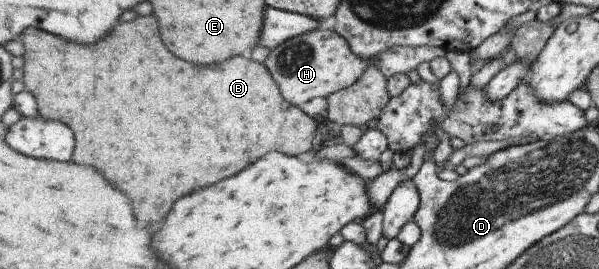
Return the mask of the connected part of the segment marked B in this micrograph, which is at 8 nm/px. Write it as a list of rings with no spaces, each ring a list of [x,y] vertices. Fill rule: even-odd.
[[[139,16],[133,22],[119,24],[107,38],[95,44],[69,42],[43,30],[25,30],[21,42],[25,54],[19,88],[35,98],[36,112],[45,119],[69,122],[79,130],[79,158],[75,162],[95,166],[109,182],[125,192],[129,190],[127,186],[141,184],[141,196],[135,196],[135,212],[139,220],[157,228],[163,226],[163,220],[179,198],[239,174],[269,150],[299,156],[316,148],[318,118],[311,118],[299,106],[285,102],[277,82],[263,64],[247,62],[241,56],[223,62],[223,66],[185,62],[163,44],[155,16]]]

